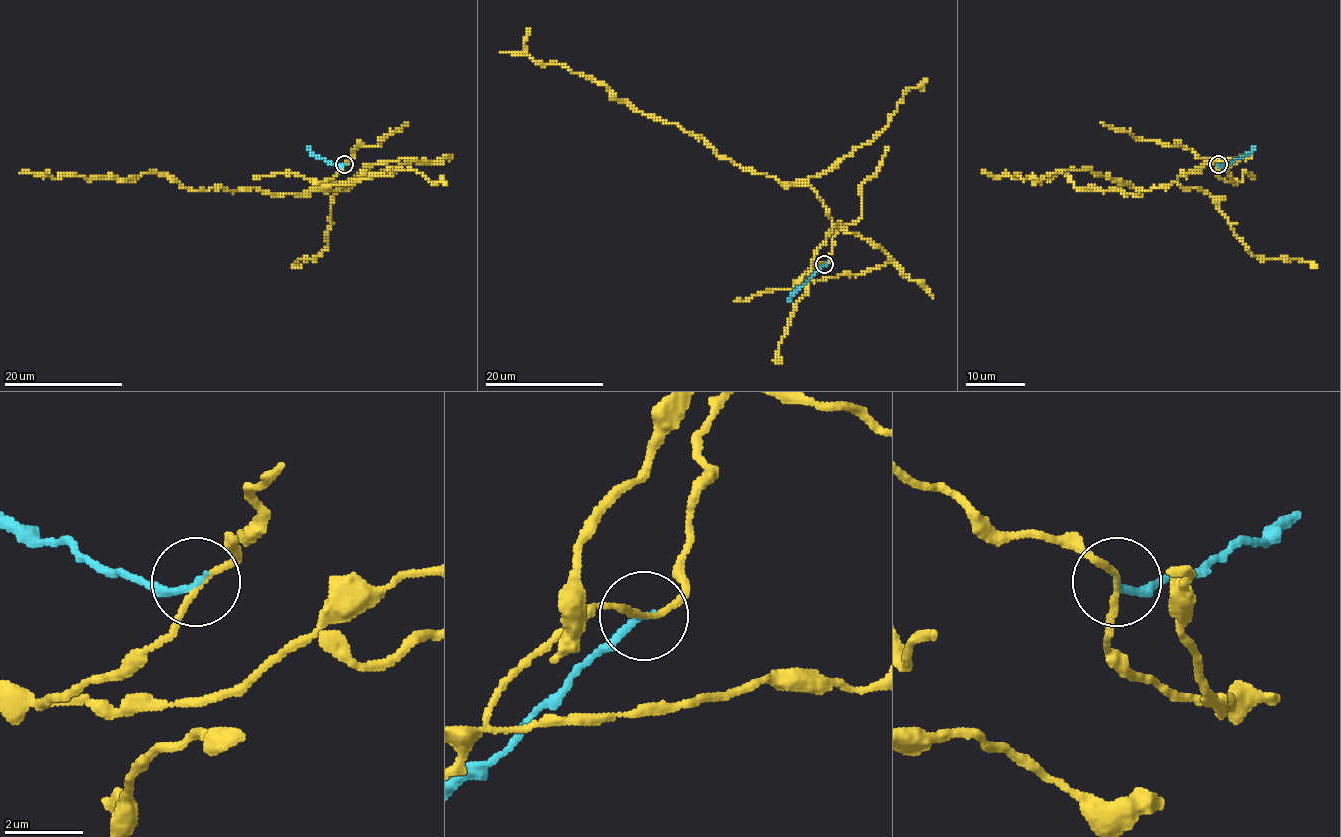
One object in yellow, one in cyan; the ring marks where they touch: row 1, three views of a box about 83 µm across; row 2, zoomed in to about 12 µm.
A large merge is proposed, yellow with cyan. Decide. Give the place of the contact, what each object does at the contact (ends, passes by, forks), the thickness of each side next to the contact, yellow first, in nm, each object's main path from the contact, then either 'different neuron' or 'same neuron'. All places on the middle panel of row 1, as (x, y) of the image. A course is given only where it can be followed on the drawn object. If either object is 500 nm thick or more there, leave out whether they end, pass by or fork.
at (824, 264); yellow passes by; cyan ends there; 130 nm thick on the yellow side, 170 nm on the other; yellow runs (824, 265), (802, 280), (861, 275), (893, 260), (836, 225), (809, 185), (753, 173), (594, 80), (501, 51); cyan runs (824, 265), (787, 300); different neuron

